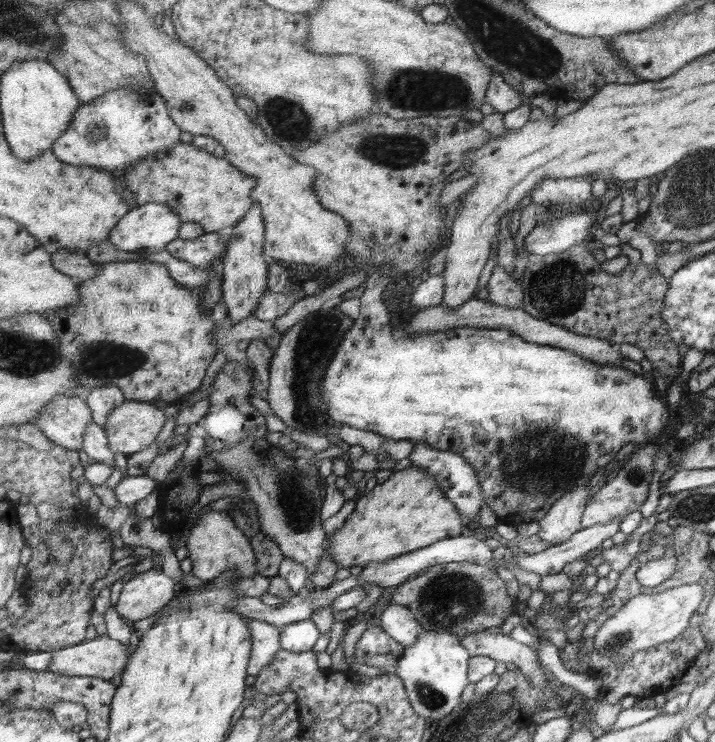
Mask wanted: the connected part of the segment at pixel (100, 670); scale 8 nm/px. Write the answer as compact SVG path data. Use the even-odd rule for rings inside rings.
M108 634L96 635L92 640L84 640L81 644L52 652L47 671L68 677L93 677L110 682L114 676L122 674L126 669L131 654L127 652L126 645L110 638Z

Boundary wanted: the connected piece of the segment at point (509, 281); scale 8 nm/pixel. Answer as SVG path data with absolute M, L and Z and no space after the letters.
M497 264L487 282L487 301L497 306L523 309L526 296L521 285L520 281Z

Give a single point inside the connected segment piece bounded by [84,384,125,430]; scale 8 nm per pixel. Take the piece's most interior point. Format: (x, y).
(102, 399)

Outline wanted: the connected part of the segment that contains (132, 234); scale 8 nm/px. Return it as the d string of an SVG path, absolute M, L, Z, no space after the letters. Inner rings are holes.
M149 203L131 208L110 233L110 241L116 248L126 252L158 252L168 248L168 244L179 239L182 220L171 207L159 203Z

